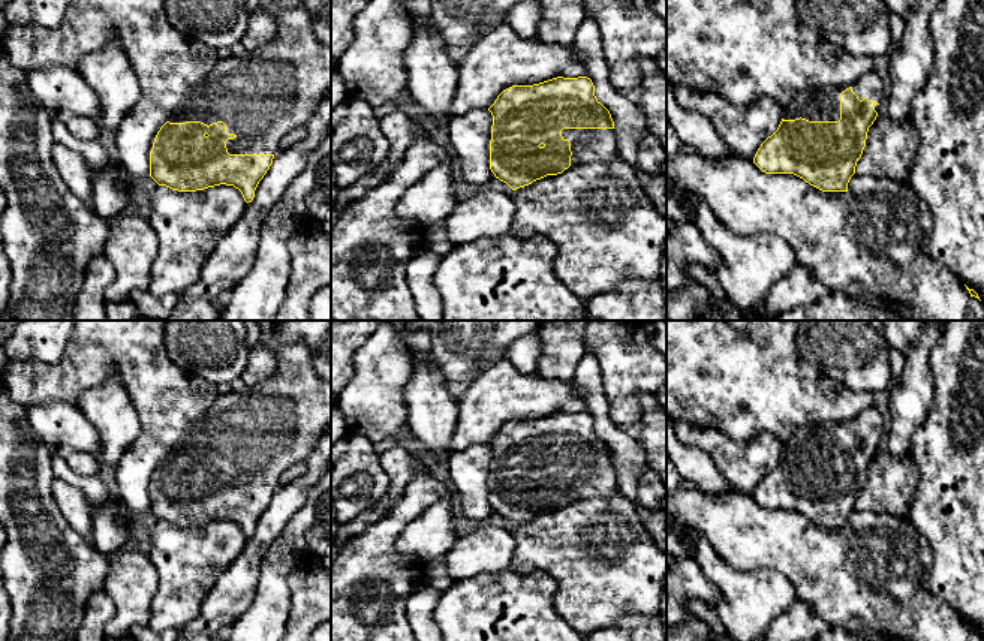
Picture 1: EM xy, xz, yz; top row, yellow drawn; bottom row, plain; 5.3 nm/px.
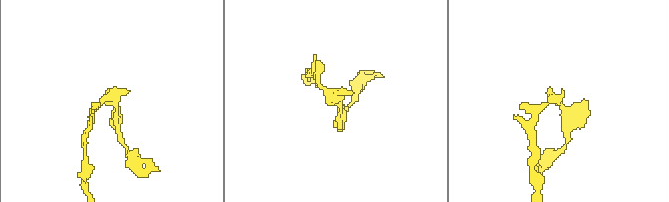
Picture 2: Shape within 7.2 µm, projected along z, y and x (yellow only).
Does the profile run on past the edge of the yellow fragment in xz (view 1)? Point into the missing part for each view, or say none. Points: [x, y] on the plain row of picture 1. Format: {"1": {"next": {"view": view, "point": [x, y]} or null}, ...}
{"1": {"next": {"view": "xz", "point": [587, 481]}}}

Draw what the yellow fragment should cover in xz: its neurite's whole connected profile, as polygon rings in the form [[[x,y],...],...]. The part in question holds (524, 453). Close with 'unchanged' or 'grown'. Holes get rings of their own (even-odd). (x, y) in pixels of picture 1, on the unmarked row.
[[[587,412],[512,421],[497,431],[488,446],[493,451],[490,505],[512,526],[562,509],[577,499],[608,497],[619,490],[611,449],[596,434]]] | grown

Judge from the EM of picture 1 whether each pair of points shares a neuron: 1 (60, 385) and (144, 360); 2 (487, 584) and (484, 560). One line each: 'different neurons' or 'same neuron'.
1: same neuron
2: different neurons

